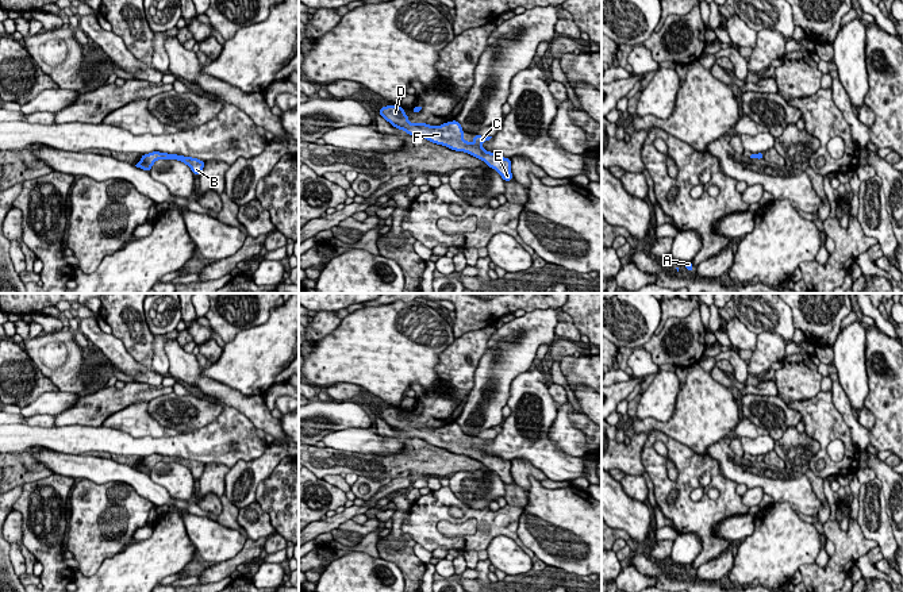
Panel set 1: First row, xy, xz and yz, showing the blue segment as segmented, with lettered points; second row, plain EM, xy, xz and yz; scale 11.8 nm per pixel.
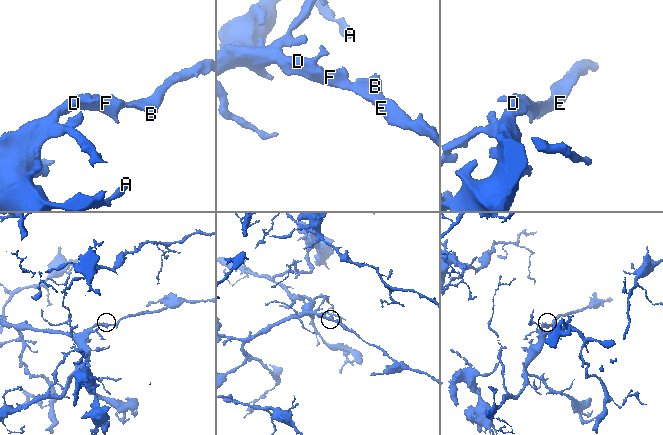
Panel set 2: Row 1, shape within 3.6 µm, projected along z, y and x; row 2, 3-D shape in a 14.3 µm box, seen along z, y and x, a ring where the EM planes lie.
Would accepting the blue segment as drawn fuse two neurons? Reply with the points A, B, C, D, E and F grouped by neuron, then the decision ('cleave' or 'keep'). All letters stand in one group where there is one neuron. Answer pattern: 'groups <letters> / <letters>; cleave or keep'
groups A B C D E F; keep

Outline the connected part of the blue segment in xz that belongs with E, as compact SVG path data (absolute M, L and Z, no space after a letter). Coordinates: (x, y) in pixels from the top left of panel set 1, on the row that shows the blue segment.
M400 105L381 107L379 114L395 128L404 130L407 135L418 135L454 151L468 153L495 169L504 181L514 180L511 173L511 158L504 158L497 153L491 153L481 147L481 145L492 137L474 135L473 142L469 143L462 138L464 130L456 119L441 126L430 126L419 122L410 123L408 115L404 114Z

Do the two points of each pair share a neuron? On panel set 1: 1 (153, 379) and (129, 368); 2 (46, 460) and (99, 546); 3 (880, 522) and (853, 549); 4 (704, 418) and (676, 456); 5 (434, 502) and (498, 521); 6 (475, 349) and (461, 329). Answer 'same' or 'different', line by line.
1: same
2: different
3: different
4: different
5: same
6: different

